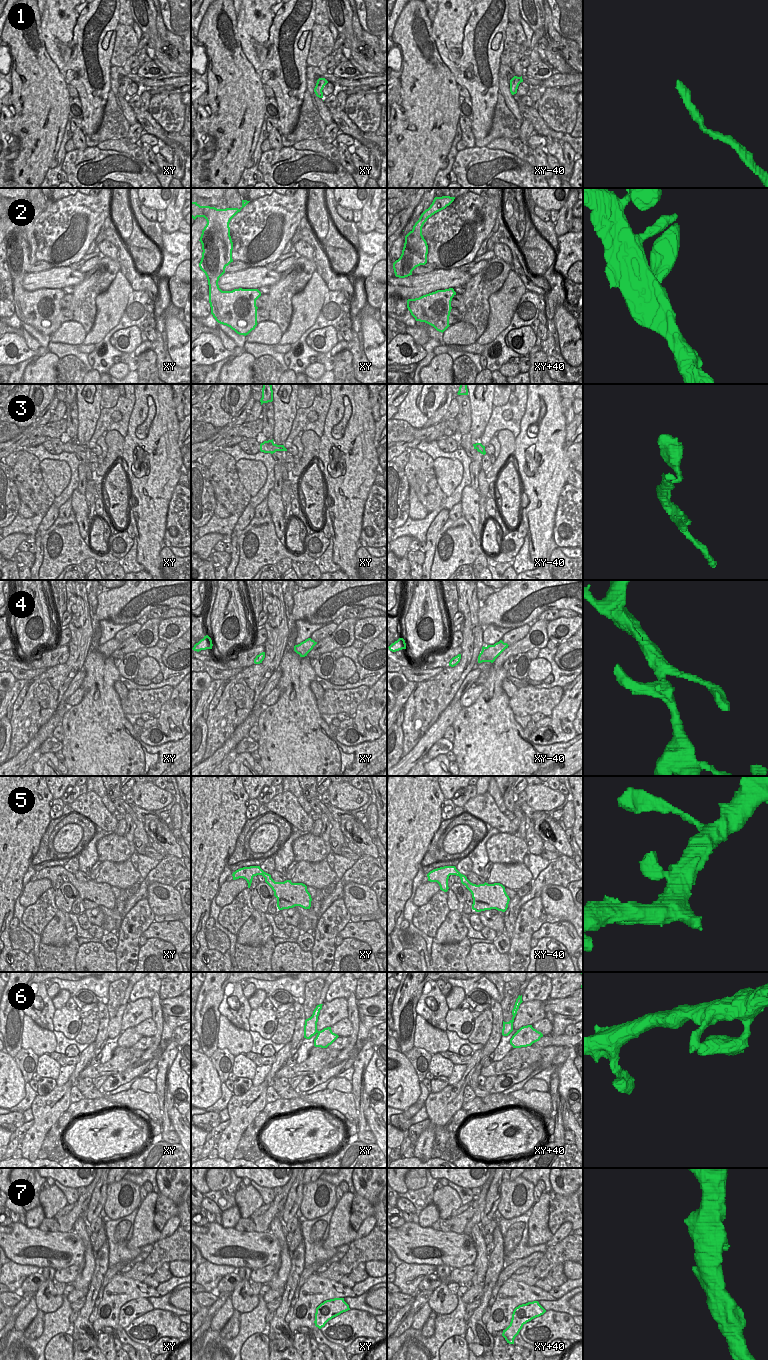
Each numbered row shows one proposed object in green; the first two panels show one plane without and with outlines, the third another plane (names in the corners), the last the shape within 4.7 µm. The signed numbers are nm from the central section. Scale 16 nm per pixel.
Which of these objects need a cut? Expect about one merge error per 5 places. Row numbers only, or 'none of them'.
1.

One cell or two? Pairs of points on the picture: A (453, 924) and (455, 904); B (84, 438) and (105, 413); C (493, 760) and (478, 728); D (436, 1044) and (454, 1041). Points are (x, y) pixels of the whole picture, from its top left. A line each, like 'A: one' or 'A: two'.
A: two
B: two
C: one
D: two

